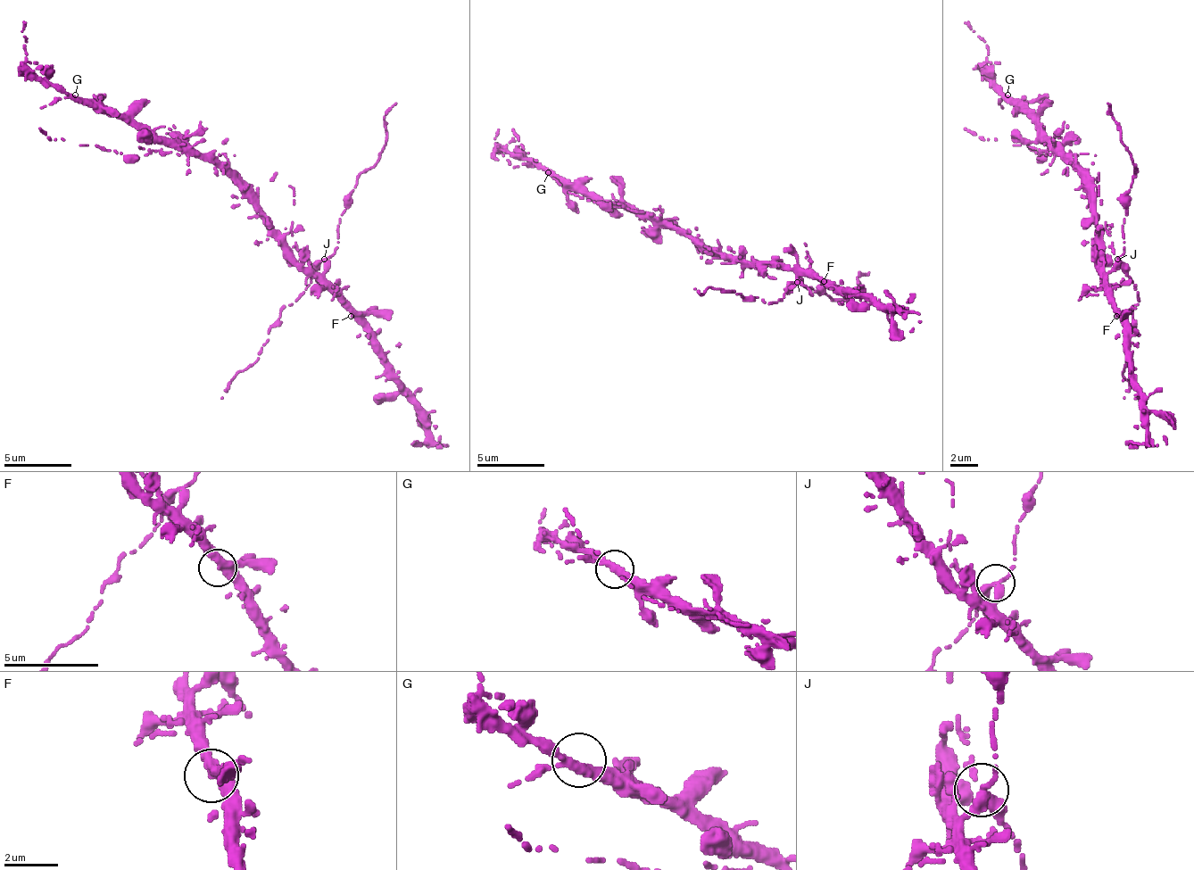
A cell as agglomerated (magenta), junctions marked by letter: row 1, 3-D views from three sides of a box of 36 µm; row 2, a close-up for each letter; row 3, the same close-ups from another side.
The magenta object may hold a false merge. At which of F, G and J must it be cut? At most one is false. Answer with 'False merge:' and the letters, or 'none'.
False merge: none

